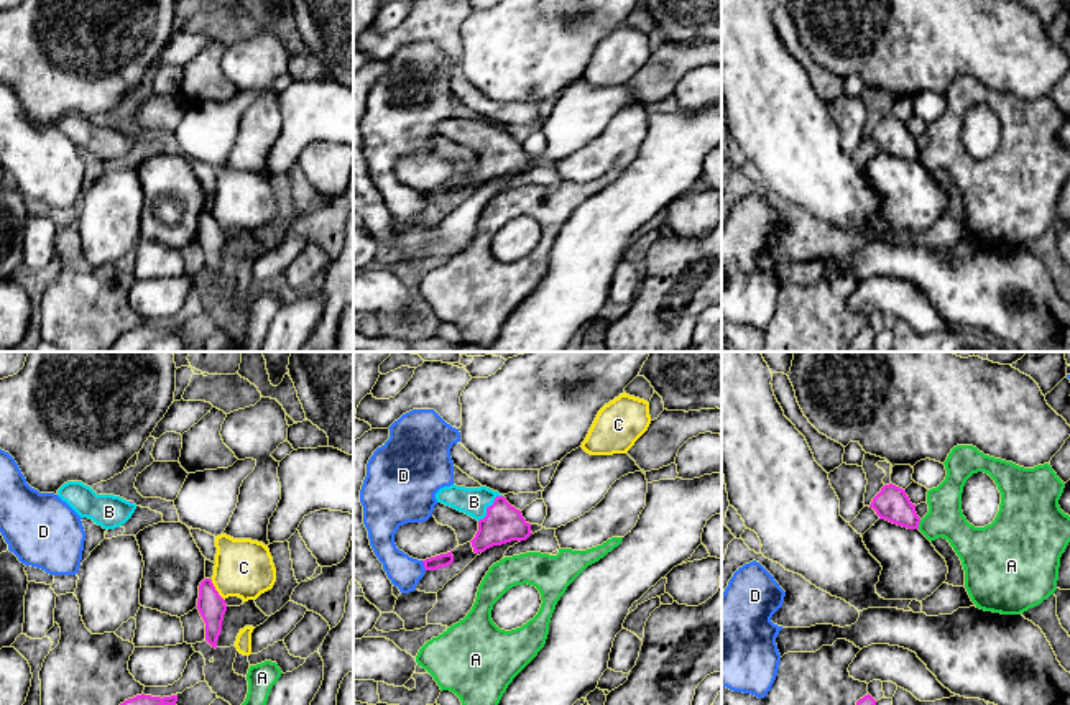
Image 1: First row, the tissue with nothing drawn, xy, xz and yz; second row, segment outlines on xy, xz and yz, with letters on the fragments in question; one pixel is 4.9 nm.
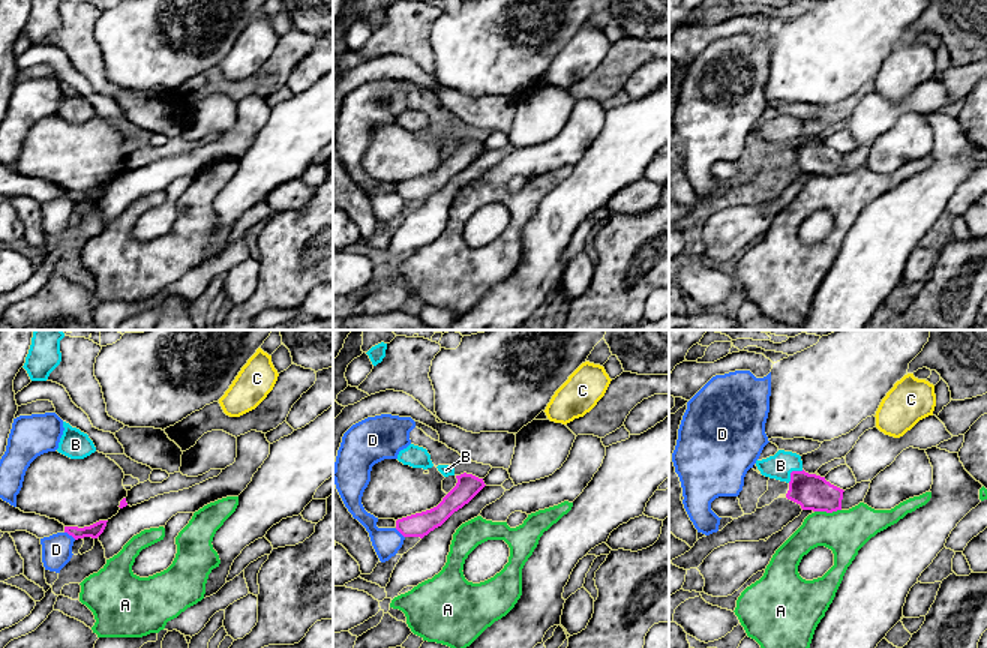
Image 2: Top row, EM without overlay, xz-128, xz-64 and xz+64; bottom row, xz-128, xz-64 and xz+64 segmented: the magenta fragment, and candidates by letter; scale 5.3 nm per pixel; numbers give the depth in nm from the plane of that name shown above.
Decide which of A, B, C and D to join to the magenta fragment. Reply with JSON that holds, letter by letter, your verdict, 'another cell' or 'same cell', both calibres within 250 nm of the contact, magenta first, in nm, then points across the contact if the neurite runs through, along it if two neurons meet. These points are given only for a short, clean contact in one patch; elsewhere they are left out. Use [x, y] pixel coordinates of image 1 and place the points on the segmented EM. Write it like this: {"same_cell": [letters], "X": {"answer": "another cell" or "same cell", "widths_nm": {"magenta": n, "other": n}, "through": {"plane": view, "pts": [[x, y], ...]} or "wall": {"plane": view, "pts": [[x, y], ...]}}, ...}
{"same_cell": ["B"], "A": {"answer": "another cell", "widths_nm": {"magenta": 170, "other": 180}}, "B": {"answer": "same cell", "widths_nm": {"magenta": 190, "other": 140}, "through": {"plane": "xz", "pts": [[503, 523], [488, 506], [474, 502]]}}, "C": {"answer": "another cell", "widths_nm": {"magenta": 140, "other": 280}}, "D": {"answer": "another cell", "widths_nm": {"magenta": 70, "other": 160}}}

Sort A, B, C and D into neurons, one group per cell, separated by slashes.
A / B / C / D

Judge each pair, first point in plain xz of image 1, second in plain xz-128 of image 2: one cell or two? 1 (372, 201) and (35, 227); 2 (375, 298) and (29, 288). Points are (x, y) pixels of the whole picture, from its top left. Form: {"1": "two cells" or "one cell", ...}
{"1": "one cell", "2": "two cells"}

